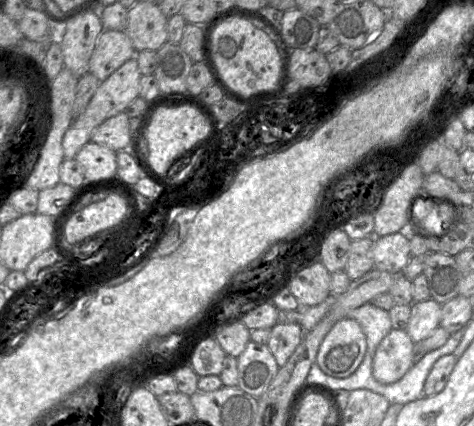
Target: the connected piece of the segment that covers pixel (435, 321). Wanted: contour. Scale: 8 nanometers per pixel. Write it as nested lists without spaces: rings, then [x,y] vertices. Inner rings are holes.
[[[434,299],[413,302],[407,333],[414,342],[422,342],[438,326],[441,320],[441,305]]]

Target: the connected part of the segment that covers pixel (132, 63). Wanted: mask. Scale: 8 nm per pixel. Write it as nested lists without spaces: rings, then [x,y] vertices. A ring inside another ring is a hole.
[[[130,58],[117,70],[101,81],[85,110],[74,118],[62,139],[64,159],[74,159],[78,151],[90,141],[93,131],[106,119],[123,112],[125,108],[140,96],[141,73],[136,58]]]

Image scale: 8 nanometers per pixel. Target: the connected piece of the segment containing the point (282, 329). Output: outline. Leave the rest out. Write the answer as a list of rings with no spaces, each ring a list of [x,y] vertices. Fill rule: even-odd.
[[[276,324],[270,333],[268,348],[279,367],[285,365],[289,357],[302,341],[305,332],[300,324]]]

